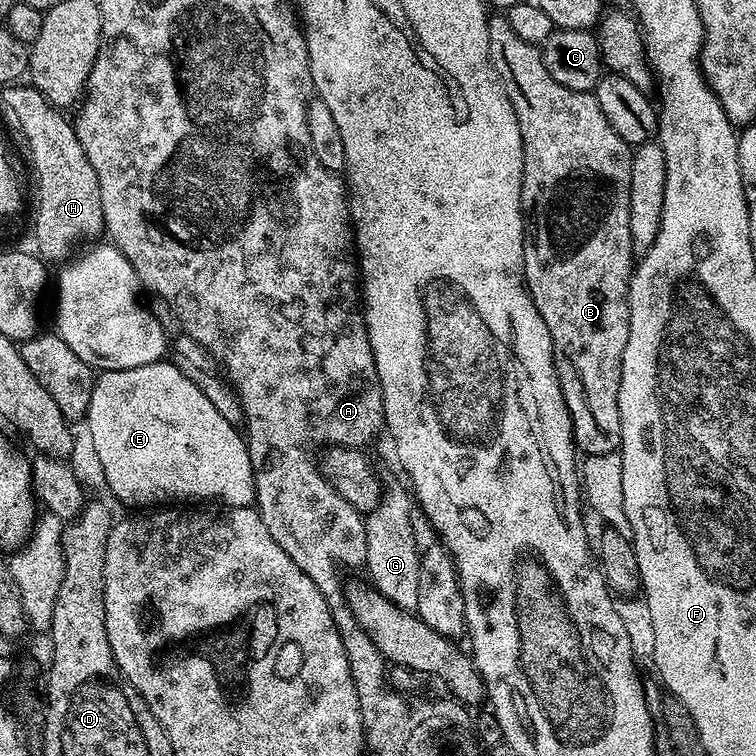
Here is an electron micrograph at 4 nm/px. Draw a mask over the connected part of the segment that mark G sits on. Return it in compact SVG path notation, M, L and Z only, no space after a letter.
M385 479L378 506L367 513L366 526L366 573L372 587L377 588L390 602L405 610L418 606L418 570L420 569L421 545L416 545L416 528L412 525L414 500L409 489L396 480Z

